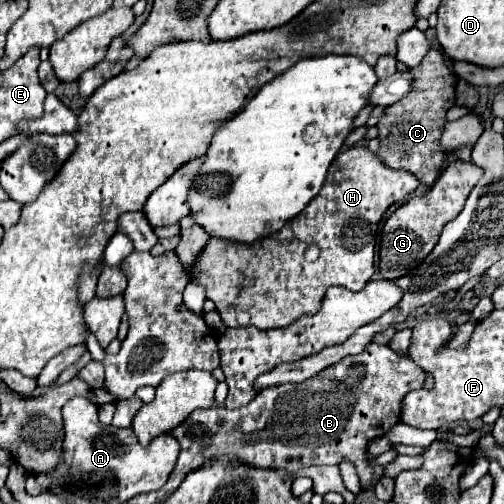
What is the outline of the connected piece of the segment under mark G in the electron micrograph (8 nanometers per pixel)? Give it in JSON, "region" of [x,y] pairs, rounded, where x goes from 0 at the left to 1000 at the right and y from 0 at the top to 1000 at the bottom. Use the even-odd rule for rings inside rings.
{"region":[[[897,317],[889,333],[873,345],[865,365],[845,377],[837,389],[810,397],[798,405],[762,444],[758,452],[758,472],[754,472],[754,544],[762,552],[786,556],[817,540],[865,488],[873,460],[881,444],[901,437],[917,413],[921,401],[933,385],[933,377],[944,369],[952,357],[956,341],[944,333],[937,321],[917,321],[917,317]]]}

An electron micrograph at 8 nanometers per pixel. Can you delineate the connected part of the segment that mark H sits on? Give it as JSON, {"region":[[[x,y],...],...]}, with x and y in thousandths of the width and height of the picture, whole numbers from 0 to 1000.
{"region":[[[698,290],[663,313],[635,385],[556,460],[520,472],[504,484],[468,484],[417,472],[401,452],[389,452],[389,444],[381,444],[377,429],[369,429],[357,440],[361,472],[349,492],[349,504],[357,524],[373,532],[389,520],[393,500],[409,488],[393,508],[393,560],[409,571],[409,591],[429,603],[429,615],[437,619],[444,647],[508,647],[516,655],[571,647],[599,627],[627,623],[655,567],[683,567],[698,579],[710,579],[726,567],[726,560],[742,544],[742,472],[750,460],[750,440],[778,405],[817,385],[829,373],[829,365],[833,361],[813,341],[762,333],[762,325],[746,317],[746,306],[730,302],[726,294]]]}

